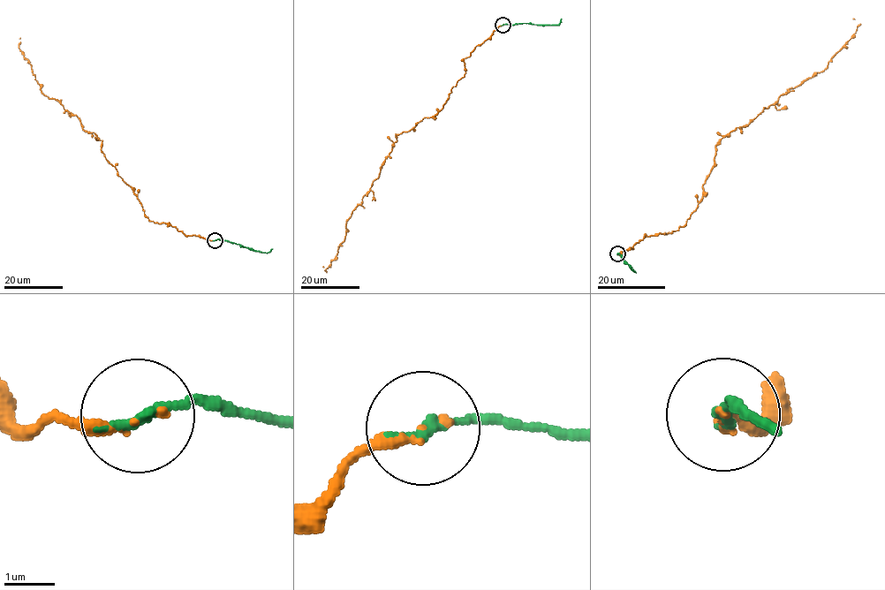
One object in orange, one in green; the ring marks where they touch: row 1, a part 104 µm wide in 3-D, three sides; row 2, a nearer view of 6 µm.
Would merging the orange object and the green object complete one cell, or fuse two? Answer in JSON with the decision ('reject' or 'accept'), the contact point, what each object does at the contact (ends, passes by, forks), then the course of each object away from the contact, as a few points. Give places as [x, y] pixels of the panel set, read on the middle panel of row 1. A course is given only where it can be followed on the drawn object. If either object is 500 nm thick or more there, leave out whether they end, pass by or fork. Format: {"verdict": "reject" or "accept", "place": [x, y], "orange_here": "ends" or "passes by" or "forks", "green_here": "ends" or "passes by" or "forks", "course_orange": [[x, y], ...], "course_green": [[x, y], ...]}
{"verdict": "accept", "place": [503, 25], "orange_here": "ends", "green_here": "ends", "course_orange": [[503, 25], [464, 59], [465, 73], [443, 108], [396, 134], [337, 255], [323, 266]], "course_green": [[503, 25], [554, 25], [559, 24], [561, 18]]}

